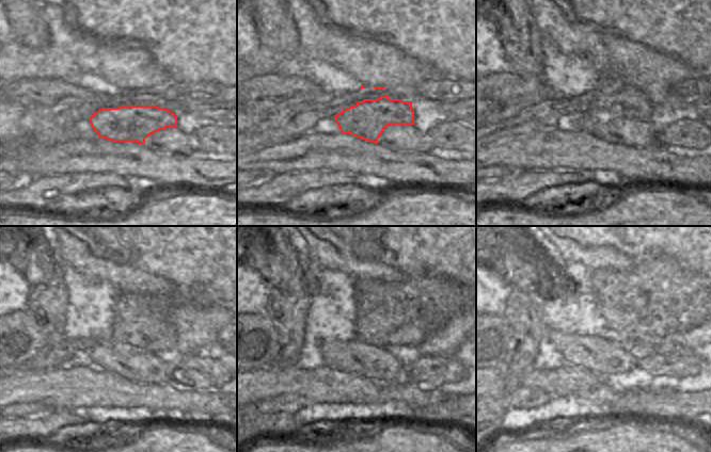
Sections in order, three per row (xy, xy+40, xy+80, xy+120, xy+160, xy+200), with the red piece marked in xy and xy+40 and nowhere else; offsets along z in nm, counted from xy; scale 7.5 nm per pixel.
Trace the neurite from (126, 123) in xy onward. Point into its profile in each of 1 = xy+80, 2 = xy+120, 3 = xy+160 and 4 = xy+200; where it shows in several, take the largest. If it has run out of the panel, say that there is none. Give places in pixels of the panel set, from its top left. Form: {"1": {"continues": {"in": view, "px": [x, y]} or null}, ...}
{"1": {"continues": {"in": "xy+80", "px": [615, 95]}}, "2": {"continues": {"in": "xy+120", "px": [142, 321]}}, "3": {"continues": {"in": "xy+160", "px": [389, 315]}}, "4": {"continues": {"in": "xy+200", "px": [659, 296]}}}

